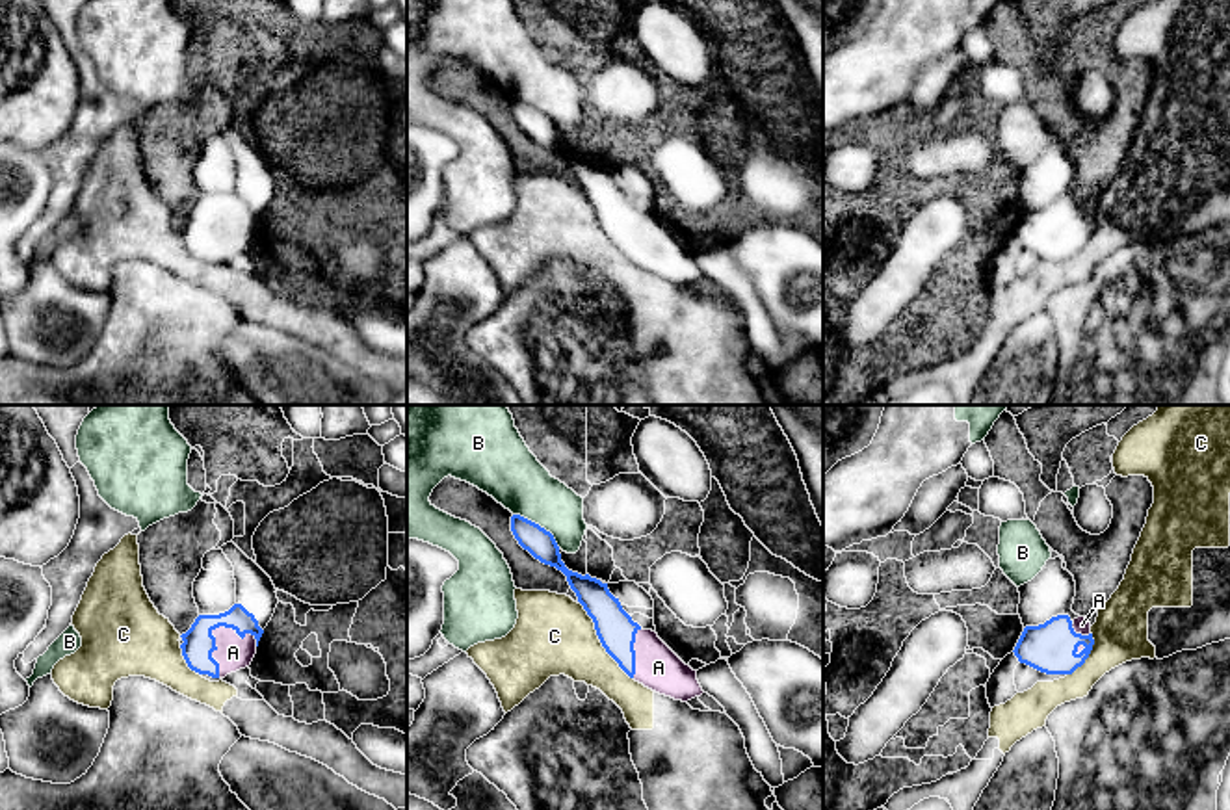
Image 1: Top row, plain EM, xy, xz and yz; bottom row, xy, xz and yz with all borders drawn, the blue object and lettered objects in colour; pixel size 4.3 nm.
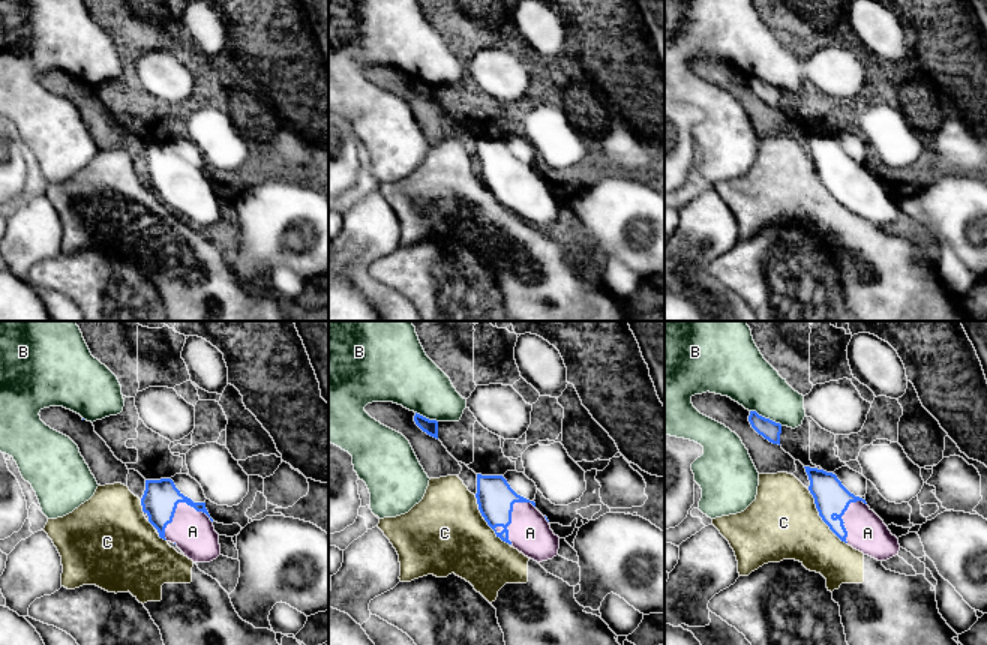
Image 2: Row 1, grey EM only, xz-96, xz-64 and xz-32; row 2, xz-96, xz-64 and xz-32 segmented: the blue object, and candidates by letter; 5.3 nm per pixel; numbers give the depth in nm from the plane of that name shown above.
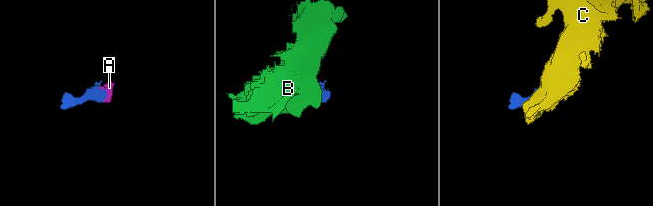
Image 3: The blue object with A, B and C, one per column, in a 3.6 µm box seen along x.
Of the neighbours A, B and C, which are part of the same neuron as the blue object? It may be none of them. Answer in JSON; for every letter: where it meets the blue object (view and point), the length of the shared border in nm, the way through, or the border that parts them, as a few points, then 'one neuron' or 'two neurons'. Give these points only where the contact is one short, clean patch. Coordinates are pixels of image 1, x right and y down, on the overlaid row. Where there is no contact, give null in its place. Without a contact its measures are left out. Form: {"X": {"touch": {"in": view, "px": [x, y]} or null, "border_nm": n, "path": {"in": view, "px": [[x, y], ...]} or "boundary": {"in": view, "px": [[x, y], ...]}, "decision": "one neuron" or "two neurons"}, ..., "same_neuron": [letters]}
{"A": {"touch": {"in": "xy", "px": [210, 634]}, "border_nm": 240, "path": {"in": "xy", "px": [[199, 643], [210, 634], [233, 653]]}, "decision": "one neuron"}, "B": {"touch": {"in": "xz", "px": [537, 524]}, "border_nm": 260, "boundary": {"in": "xz", "px": [[513, 513], [543, 526], [560, 547]]}, "decision": "two neurons"}, "C": {"touch": {"in": "xz", "px": [601, 641]}, "border_nm": 400, "decision": "two neurons"}, "same_neuron": ["A"]}

